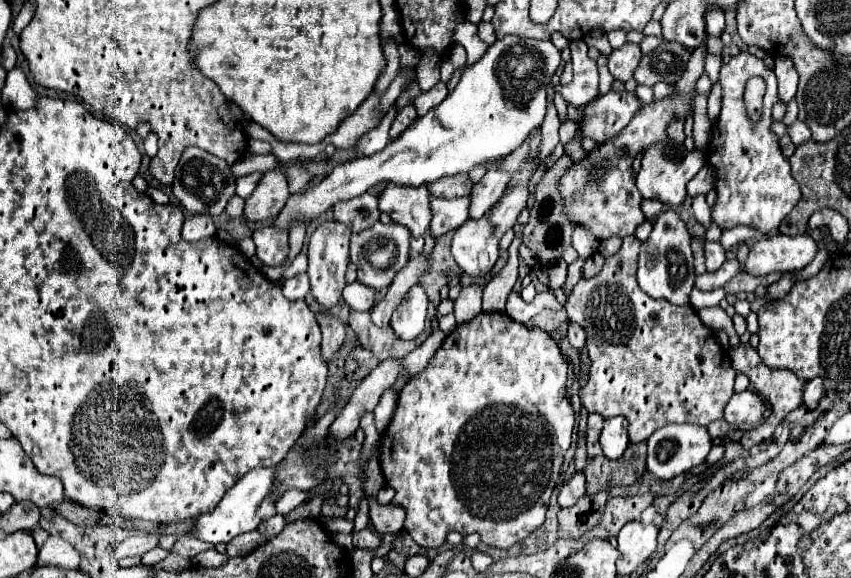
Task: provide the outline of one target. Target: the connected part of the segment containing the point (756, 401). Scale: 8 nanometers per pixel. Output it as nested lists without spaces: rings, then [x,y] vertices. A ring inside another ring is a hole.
[[[736,393],[726,405],[726,421],[736,423],[740,427],[754,427],[764,419],[764,409],[766,405],[756,393]]]

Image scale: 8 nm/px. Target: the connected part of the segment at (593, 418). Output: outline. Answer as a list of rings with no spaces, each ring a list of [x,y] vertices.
[[[592,413],[588,417],[588,463],[584,467],[586,475],[586,489],[588,495],[608,489],[608,487],[624,487],[624,485],[634,485],[642,473],[646,471],[644,465],[644,443],[640,445],[628,445],[624,455],[616,461],[610,461],[604,457],[598,435],[600,435],[600,425],[604,417]]]

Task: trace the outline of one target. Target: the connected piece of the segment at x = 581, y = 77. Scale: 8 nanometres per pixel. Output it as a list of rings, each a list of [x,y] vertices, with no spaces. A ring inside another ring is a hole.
[[[570,41],[574,79],[562,85],[560,95],[574,109],[584,109],[598,95],[598,65],[588,57],[588,45],[580,41]]]

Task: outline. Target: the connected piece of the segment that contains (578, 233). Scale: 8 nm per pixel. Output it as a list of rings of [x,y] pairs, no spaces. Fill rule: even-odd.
[[[576,227],[574,229],[574,235],[572,235],[572,245],[576,247],[576,251],[578,251],[578,255],[582,255],[582,257],[592,257],[594,255],[594,251],[598,249],[598,239],[592,235],[592,233],[588,233],[584,227]]]

